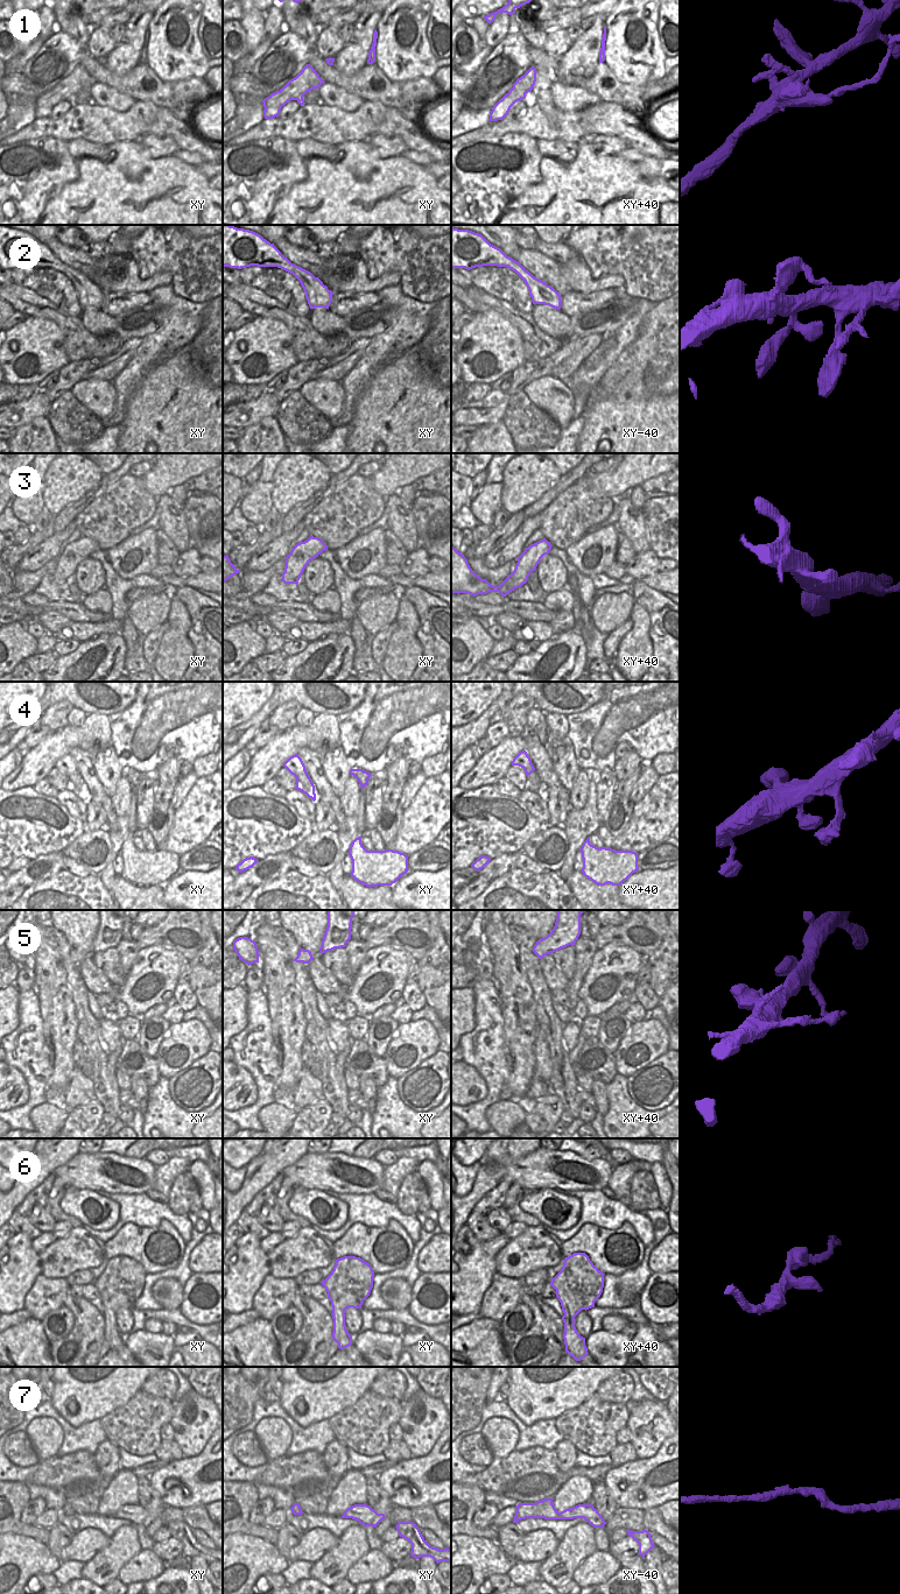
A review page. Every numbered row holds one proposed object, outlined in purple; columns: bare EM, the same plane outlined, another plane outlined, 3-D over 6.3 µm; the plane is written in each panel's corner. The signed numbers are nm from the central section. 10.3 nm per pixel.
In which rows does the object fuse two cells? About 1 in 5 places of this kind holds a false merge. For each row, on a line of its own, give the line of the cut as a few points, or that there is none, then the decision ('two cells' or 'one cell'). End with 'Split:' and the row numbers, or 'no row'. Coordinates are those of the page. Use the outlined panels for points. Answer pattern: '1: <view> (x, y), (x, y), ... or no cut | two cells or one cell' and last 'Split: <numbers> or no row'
1: xy+40 (526, 91), (511, 91), (508, 93) | two cells
2: no cut | one cell
3: no cut | one cell
4: no cut | one cell
5: no cut | one cell
6: no cut | one cell
7: no cut | one cell
Split: 1

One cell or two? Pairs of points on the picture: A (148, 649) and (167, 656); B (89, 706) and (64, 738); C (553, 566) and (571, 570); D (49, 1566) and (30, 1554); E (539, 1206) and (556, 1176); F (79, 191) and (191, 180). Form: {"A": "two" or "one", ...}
{"A": "two", "B": "two", "C": "two", "D": "one", "E": "two", "F": "one"}

